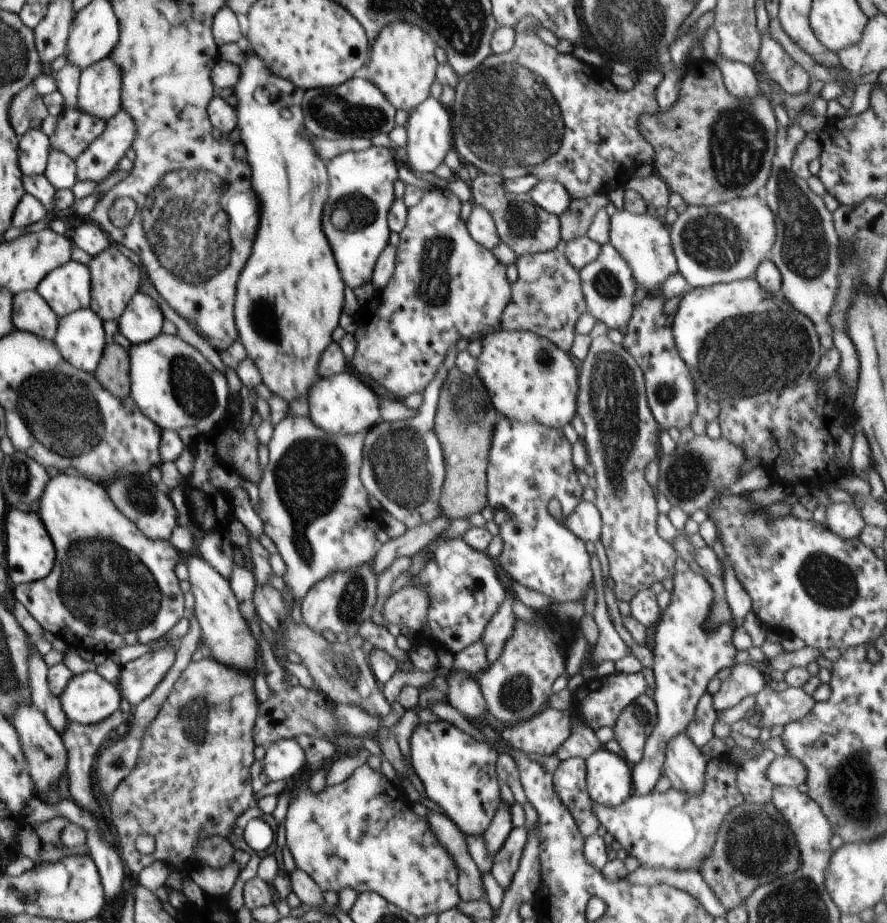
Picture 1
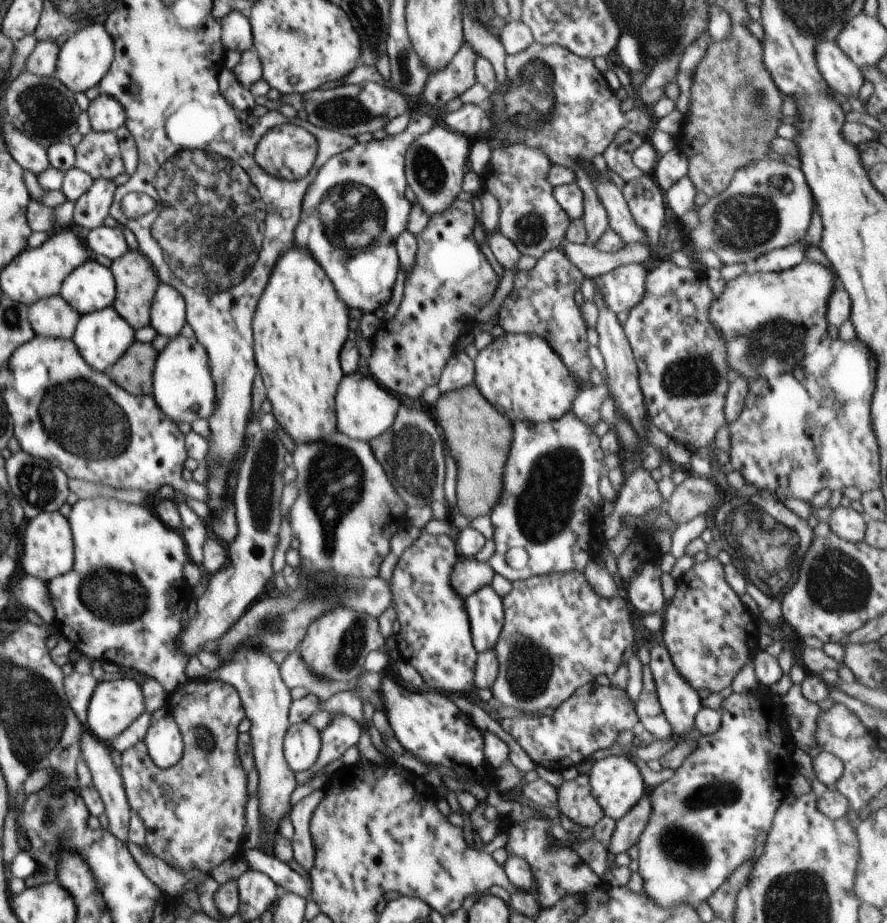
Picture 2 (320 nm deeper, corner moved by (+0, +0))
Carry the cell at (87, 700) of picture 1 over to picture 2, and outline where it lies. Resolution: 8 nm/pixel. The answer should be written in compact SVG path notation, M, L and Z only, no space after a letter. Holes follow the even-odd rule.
M118 678L98 683L89 700L86 728L90 733L109 745L123 730L126 730L142 713L146 712L142 683L138 678Z

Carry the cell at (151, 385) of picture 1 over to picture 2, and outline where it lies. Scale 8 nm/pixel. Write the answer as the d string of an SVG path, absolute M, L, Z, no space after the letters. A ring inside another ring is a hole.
M178 335L158 352L153 370L152 396L160 410L175 423L192 423L197 418L210 418L216 406L215 382L204 346L196 337Z

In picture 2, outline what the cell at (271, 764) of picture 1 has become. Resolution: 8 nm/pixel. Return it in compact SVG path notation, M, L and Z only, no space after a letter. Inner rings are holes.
M308 721L291 724L283 740L283 753L288 766L302 773L315 764L322 748L321 732Z

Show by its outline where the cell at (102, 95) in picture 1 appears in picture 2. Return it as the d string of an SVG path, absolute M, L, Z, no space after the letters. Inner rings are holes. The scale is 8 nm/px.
M100 94L89 104L87 110L91 128L97 133L115 133L125 124L126 115L122 105L111 96Z

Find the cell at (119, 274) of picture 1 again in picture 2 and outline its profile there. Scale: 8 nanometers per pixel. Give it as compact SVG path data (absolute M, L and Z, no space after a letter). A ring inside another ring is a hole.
M128 250L112 261L110 270L116 281L117 293L113 302L116 312L135 330L150 325L153 298L161 283L153 264L140 251Z

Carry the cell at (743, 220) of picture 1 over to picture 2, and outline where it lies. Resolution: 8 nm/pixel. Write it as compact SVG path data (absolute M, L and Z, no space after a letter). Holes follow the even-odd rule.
M770 157L754 161L739 168L728 188L718 196L710 197L708 203L699 208L701 225L695 230L691 230L689 236L691 243L688 247L691 251L698 253L707 249L713 250L724 265L745 264L771 250L804 241L815 209L814 197L801 167L794 167Z

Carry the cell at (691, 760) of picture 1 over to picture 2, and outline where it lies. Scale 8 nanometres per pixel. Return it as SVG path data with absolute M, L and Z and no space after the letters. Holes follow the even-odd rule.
M655 646L651 649L649 667L657 688L658 700L668 722L672 725L672 737L682 736L695 727L695 716L703 707L697 690L678 672L673 665L670 653L664 646Z

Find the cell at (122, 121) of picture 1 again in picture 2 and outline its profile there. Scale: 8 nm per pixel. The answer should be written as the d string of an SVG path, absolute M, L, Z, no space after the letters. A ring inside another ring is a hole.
M101 178L93 181L92 186L75 202L73 224L90 230L110 222L109 210L116 187L114 180Z

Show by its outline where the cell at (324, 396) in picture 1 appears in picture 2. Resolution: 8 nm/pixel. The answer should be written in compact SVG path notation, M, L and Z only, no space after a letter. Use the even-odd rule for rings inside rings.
M359 371L344 375L335 396L337 430L350 438L371 441L394 424L400 401L388 389L376 382L373 376L364 376Z

